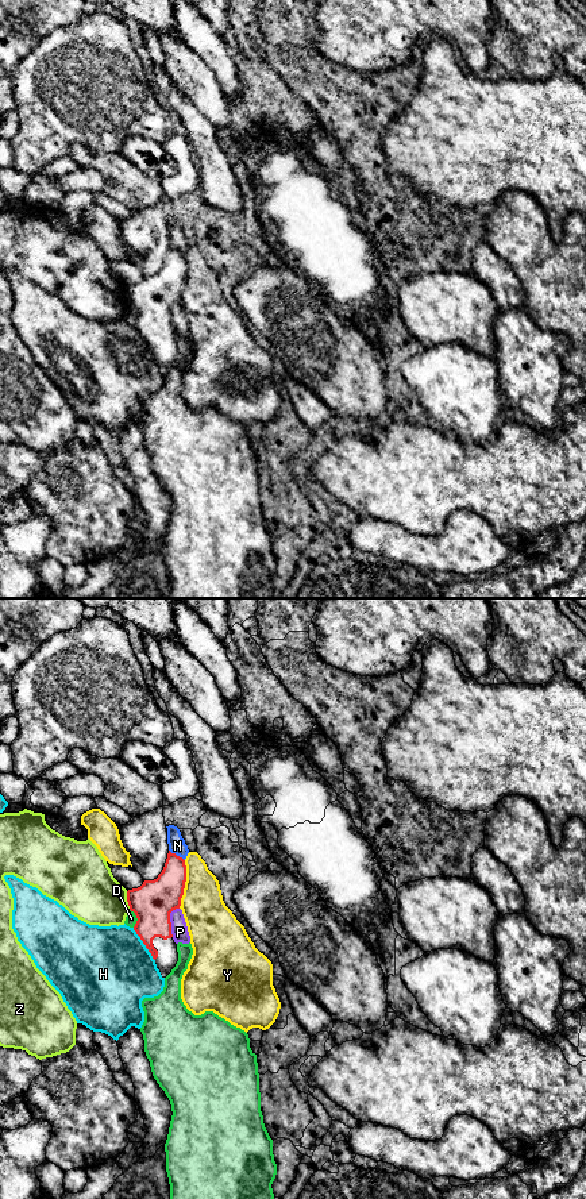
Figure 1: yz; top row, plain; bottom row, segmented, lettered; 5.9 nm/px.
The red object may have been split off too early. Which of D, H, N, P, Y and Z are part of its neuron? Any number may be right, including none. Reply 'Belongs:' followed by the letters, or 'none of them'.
Belongs: none of them

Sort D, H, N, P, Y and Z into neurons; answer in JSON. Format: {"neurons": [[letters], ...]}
{"neurons": [["D"], ["H"], ["N", "P"], ["Y"], ["Z"]]}

